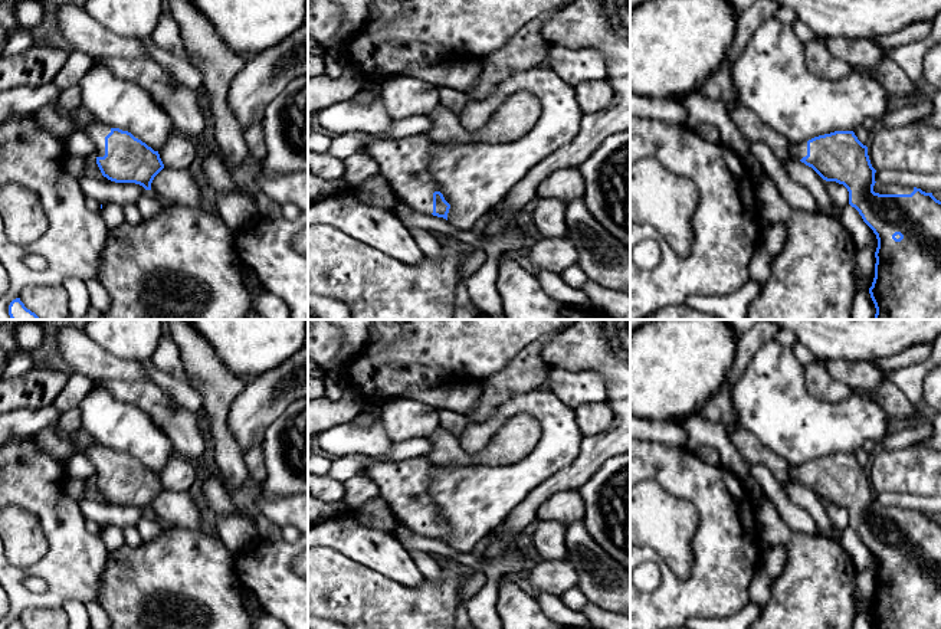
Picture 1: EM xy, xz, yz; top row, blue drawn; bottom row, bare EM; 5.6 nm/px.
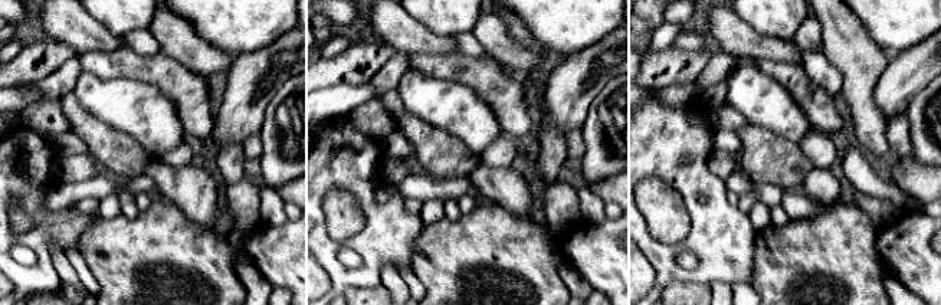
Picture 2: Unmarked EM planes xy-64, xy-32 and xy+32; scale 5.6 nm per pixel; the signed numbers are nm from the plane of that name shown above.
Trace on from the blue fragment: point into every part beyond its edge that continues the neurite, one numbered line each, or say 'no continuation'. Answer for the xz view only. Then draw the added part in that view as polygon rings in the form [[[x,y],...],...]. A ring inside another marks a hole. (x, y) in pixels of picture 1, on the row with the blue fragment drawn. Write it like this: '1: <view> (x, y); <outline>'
1: xz (405, 161); [[[426,134],[401,138],[370,138],[358,153],[377,161],[380,173],[390,183],[394,194],[412,209],[432,214],[433,193],[437,187],[429,173],[433,141]]]

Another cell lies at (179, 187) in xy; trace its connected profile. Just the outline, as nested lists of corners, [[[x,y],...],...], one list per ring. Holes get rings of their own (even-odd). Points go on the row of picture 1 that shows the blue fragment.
[[[163,168],[151,190],[167,204],[203,207],[201,187],[188,170]]]

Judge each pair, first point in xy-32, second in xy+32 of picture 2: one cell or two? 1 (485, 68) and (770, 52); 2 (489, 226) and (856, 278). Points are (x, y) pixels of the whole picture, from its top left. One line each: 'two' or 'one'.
1: two
2: one

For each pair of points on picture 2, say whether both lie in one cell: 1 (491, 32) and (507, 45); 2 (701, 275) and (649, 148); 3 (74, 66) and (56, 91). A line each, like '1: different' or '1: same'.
1: same
2: same
3: same

